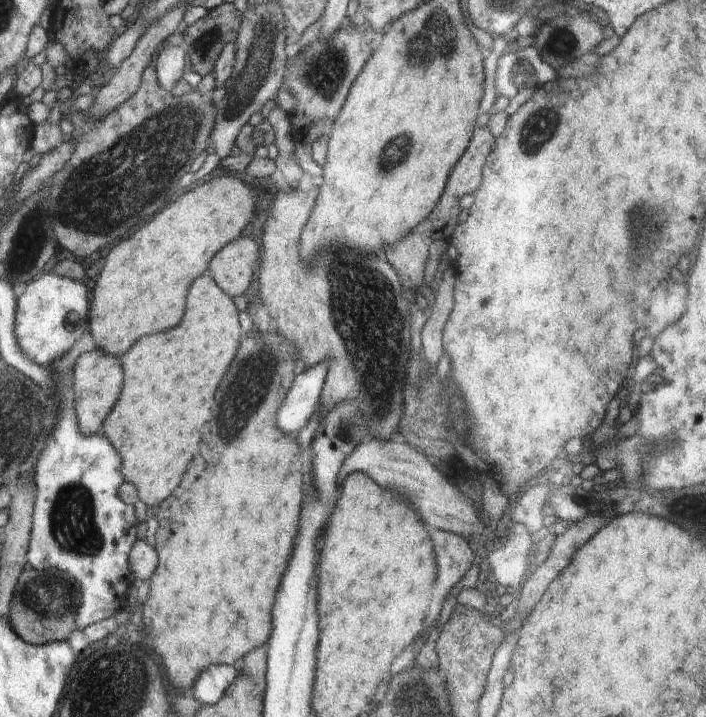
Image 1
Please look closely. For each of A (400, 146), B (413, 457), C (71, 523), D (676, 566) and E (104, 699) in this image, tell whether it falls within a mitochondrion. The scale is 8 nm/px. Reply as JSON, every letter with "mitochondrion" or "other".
{"A":"mitochondrion","B":"other","C":"mitochondrion","D":"other","E":"mitochondrion"}

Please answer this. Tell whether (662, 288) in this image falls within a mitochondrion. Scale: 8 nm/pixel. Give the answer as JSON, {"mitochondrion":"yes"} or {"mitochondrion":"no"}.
{"mitochondrion":"yes"}

